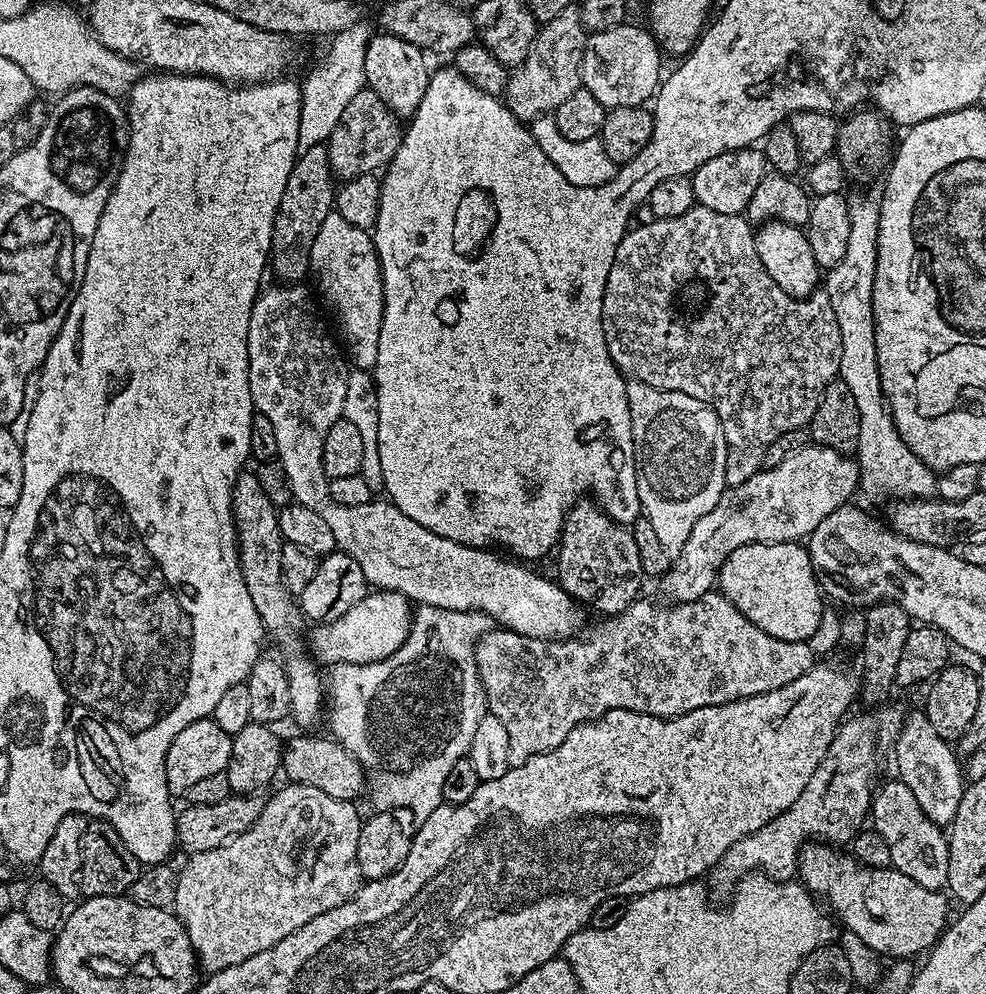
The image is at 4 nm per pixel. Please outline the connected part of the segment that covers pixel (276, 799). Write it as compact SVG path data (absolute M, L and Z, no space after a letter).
M288 782L285 785L285 788L278 789L272 797L267 797L258 822L254 822L254 826L250 826L250 830L238 834L232 840L227 840L225 844L214 850L191 853L187 857L188 865L184 869L182 867L179 869L176 877L174 911L176 917L184 924L186 934L196 952L199 967L203 971L205 968L205 973L211 974L220 972L223 968L238 966L238 962L246 962L246 958L254 958L254 954L262 954L262 950L270 950L270 946L282 942L282 938L294 934L294 930L298 930L302 926L306 926L306 922L310 922L310 918L318 918L318 914L326 914L326 910L334 910L345 904L360 888L362 877L358 860L358 838L360 837L362 815L360 816L359 810L355 808L357 805L351 800L330 798L330 794L322 794L322 790L318 790L318 786L306 786L295 782Z

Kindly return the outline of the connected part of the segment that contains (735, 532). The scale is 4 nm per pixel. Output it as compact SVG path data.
M809 442L804 447L791 452L776 468L764 468L756 472L749 480L738 486L728 488L718 498L718 506L710 510L710 514L702 514L698 522L694 522L694 530L690 530L690 538L675 557L674 563L658 584L664 591L663 599L673 604L685 604L702 598L713 591L717 583L720 567L726 562L734 550L743 544L781 544L782 542L800 542L811 536L812 531L826 518L826 514L834 514L834 510L845 507L848 500L860 488L860 465L851 455L830 450L826 446Z

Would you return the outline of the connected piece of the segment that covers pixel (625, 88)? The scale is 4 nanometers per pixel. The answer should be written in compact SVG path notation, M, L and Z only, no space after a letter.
M625 22L610 30L593 32L584 42L580 67L581 85L590 90L598 102L602 102L605 110L618 106L638 108L647 105L662 83L660 56L662 49L647 27L639 28L636 24Z

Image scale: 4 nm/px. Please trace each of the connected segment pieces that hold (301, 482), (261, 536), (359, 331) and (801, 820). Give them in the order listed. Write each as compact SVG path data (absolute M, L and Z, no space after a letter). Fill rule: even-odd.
M288 282L276 286L280 288L265 287L252 307L248 331L252 407L259 415L270 418L274 426L278 459L286 470L293 501L302 506L310 506L314 514L322 514L322 518L326 518L326 523L334 533L337 549L350 554L350 558L362 566L362 574L366 574L366 582L373 589L400 592L416 606L425 604L431 608L455 612L481 612L501 628L539 640L570 640L581 635L586 628L585 609L573 596L566 594L566 590L562 590L555 579L547 580L546 577L531 572L528 569L531 567L487 548L471 548L450 542L450 538L442 538L442 534L434 534L426 530L426 526L418 526L414 518L406 518L406 514L402 514L402 510L398 510L398 506L387 499L376 498L372 503L362 506L333 504L328 493L329 478L322 466L322 446L326 446L326 434L330 434L330 426L334 426L334 422L343 417L346 378L350 368L337 341L328 337L328 328L320 321L316 304L304 286L300 282Z
M245 470L237 478L230 494L230 516L236 523L242 578L246 582L246 590L250 590L254 610L258 610L262 618L265 633L278 640L298 635L306 625L306 617L300 610L297 597L288 591L282 574L282 550L286 541L280 532L280 514L277 505L266 498L255 471Z
M334 210L318 229L318 238L314 238L314 246L310 250L310 262L311 275L316 275L316 284L329 310L336 315L336 324L340 327L339 339L351 367L375 369L378 362L378 334L382 330L384 313L384 287L371 235L365 229L346 222L346 218Z
M854 716L845 719L836 729L830 750L826 750L826 758L822 758L810 782L806 782L806 790L798 794L798 802L794 802L794 806L778 814L778 818L774 818L766 826L762 826L762 830L734 842L734 846L730 846L721 860L722 868L735 878L758 871L777 881L789 881L797 871L800 850L805 844L823 842L829 846L847 845L862 831L869 819L874 795L872 779L876 776L876 724L868 716Z

